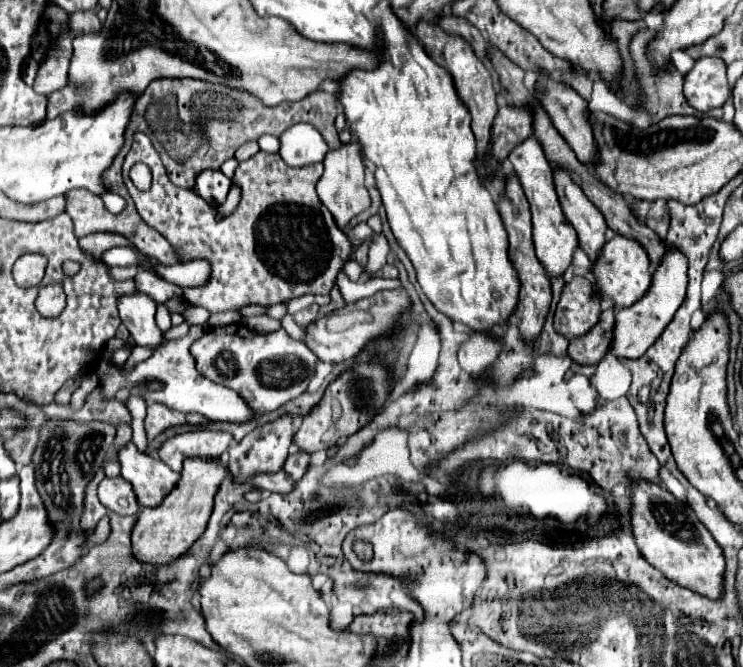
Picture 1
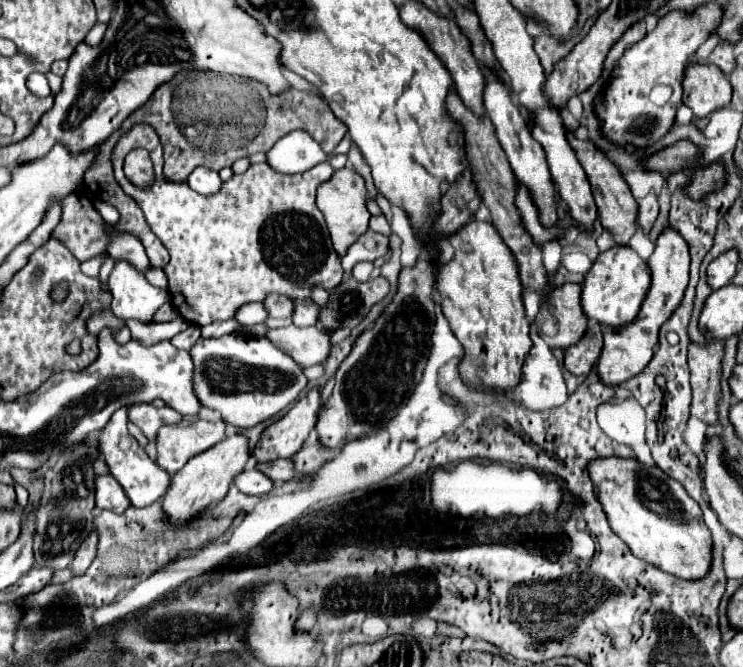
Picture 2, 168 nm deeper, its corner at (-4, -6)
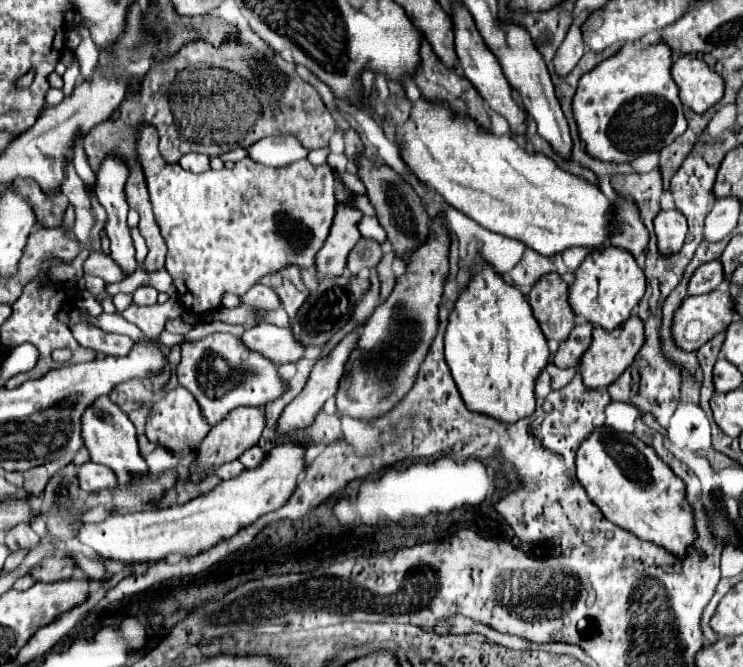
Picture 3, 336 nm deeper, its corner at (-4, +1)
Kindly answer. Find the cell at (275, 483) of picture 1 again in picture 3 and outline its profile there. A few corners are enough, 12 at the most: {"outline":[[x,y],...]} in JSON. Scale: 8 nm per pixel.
{"outline":[[240,461],[222,465],[216,475],[222,479],[238,477],[244,467]]}

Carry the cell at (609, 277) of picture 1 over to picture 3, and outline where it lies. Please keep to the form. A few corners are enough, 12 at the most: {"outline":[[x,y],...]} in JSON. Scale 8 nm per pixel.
{"outline":[[624,249],[590,253],[570,305],[606,331],[644,295],[644,273]]}

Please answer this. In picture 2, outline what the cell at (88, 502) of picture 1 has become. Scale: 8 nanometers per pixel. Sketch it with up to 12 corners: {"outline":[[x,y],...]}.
{"outline":[[96,532],[80,544],[72,570],[80,576],[96,556]]}

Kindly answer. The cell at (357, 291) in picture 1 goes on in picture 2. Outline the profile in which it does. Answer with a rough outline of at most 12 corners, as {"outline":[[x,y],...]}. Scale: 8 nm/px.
{"outline":[[366,230],[342,258],[344,272],[356,262],[388,254],[388,238]]}

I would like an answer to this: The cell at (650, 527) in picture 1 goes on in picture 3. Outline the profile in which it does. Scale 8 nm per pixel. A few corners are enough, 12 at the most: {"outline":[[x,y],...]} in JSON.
{"outline":[[594,431],[576,477],[604,517],[676,557],[684,481],[636,435]]}

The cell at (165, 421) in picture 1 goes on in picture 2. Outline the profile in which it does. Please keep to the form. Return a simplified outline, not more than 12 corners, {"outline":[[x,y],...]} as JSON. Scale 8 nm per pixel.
{"outline":[[130,404],[128,418],[154,440],[164,424],[158,408]]}

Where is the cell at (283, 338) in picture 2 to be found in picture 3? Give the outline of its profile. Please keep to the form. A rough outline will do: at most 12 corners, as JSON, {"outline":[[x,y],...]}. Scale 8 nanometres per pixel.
{"outline":[[258,323],[244,331],[248,349],[274,363],[304,357],[290,327]]}

